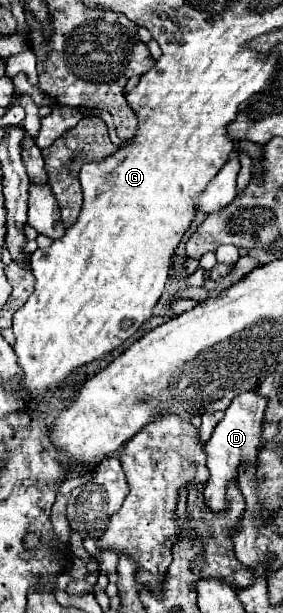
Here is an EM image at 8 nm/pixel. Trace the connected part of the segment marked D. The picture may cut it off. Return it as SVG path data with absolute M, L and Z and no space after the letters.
M255 390L239 394L231 402L231 406L225 410L223 420L217 424L209 442L205 444L207 468L209 468L211 476L205 484L203 496L205 496L205 504L209 510L225 510L227 508L227 498L225 498L227 484L237 480L241 462L253 462L253 458L257 456L257 452L259 452L257 442L261 442L261 422L265 416L265 406L267 406L267 400L263 396L259 396Z

